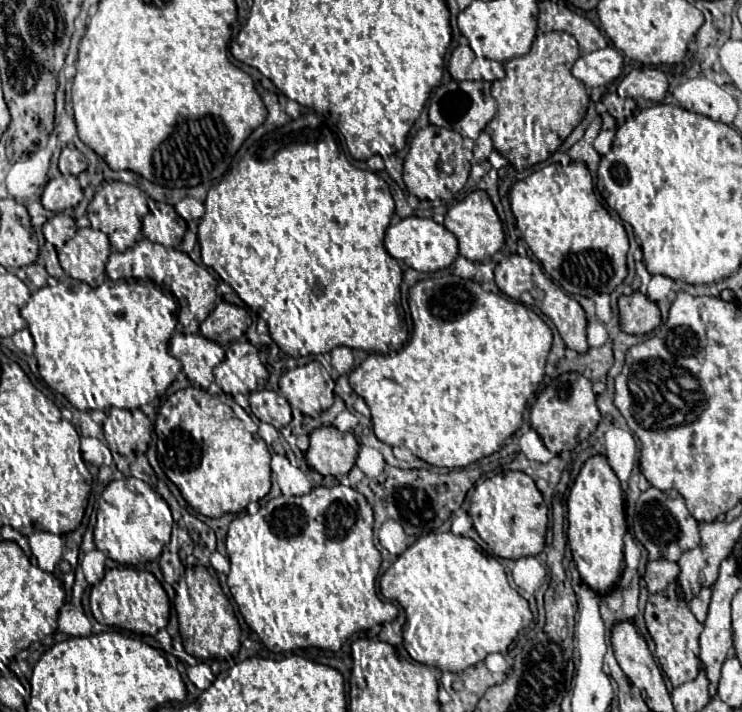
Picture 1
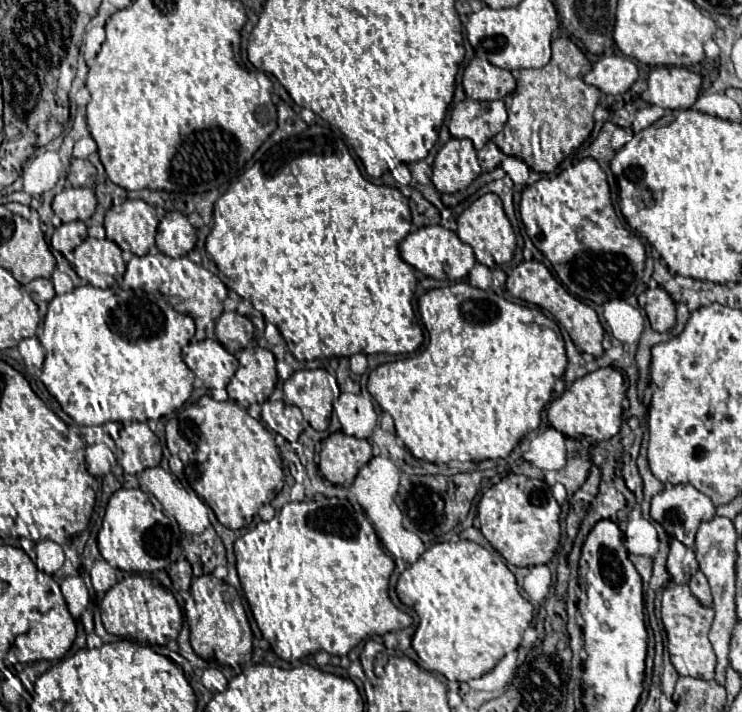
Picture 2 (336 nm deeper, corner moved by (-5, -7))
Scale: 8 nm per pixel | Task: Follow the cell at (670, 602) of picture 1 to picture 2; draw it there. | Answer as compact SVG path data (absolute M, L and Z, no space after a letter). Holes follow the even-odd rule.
M670 585L662 593L662 623L668 633L668 653L672 665L680 675L686 677L700 677L700 679L714 679L716 669L716 655L708 641L708 631L714 621L714 609L702 605L684 585Z

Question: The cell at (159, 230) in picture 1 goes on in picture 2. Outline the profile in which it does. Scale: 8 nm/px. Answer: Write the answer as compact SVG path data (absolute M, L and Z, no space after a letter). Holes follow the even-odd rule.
M170 211L159 222L156 246L168 257L184 257L196 243L196 231L180 211Z

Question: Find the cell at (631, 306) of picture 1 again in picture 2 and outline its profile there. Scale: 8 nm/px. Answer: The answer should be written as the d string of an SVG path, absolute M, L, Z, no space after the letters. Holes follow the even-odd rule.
M662 287L646 289L638 297L638 303L646 311L648 321L654 331L664 333L676 325L676 305L674 305L672 297Z

